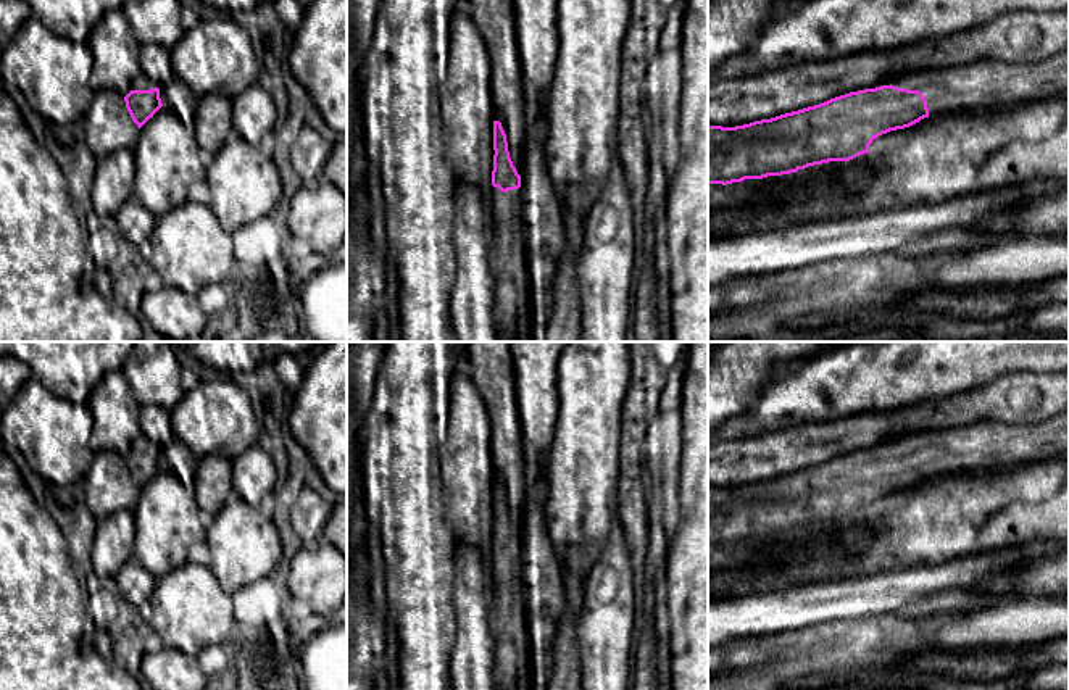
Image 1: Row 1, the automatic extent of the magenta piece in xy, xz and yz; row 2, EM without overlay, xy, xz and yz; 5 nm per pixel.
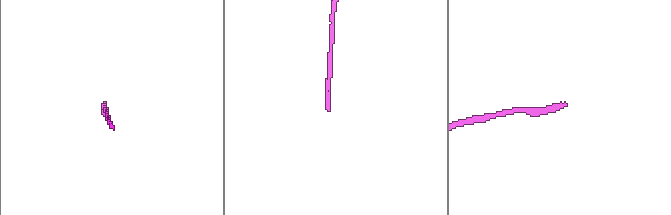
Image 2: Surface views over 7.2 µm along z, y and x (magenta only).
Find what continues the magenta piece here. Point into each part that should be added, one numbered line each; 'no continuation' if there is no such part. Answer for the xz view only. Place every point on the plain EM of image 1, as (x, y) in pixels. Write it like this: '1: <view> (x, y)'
1: xz (507, 606)

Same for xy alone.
1: xy (141, 444)

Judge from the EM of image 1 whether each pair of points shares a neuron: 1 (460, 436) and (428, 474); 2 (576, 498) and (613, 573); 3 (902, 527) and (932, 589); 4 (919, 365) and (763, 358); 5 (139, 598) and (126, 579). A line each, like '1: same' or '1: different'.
1: different
2: different
3: different
4: different
5: same

